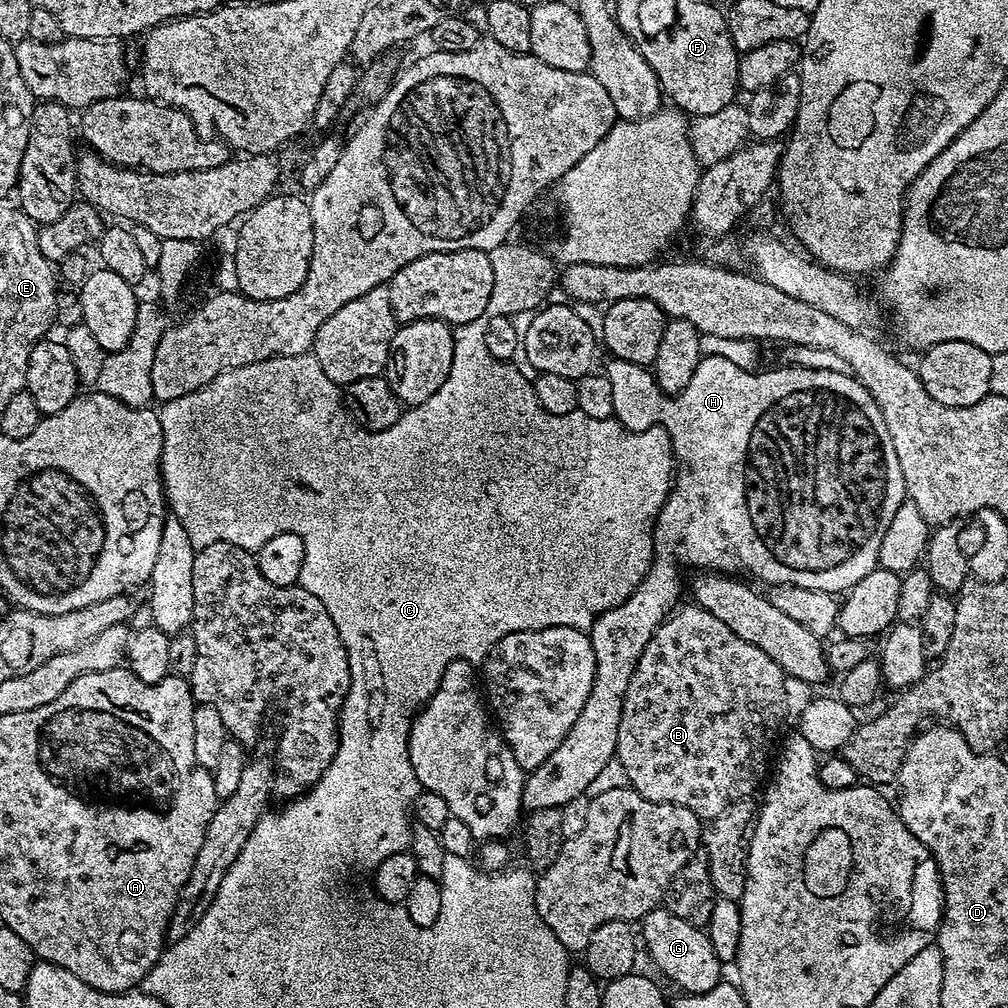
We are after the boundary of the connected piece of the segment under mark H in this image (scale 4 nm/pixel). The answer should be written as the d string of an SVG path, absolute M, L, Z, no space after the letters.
M707 354L701 355L698 366L694 370L693 376L690 378L690 383L686 385L686 390L679 392L677 396L671 398L664 395L664 392L656 384L656 378L645 365L631 364L625 360L615 358L609 359L606 374L610 378L610 387L614 393L614 410L612 411L616 423L621 424L628 432L645 432L648 428L662 427L668 432L668 442L672 450L675 463L680 463L680 473L678 471L674 476L674 483L669 487L668 496L664 500L664 505L660 508L659 514L656 516L656 523L652 530L651 541L651 559L648 566L648 573L642 578L642 582L634 590L634 594L630 594L630 598L626 598L624 604L614 606L610 610L606 610L603 614L593 622L590 629L592 645L594 646L594 662L596 669L594 670L594 686L590 686L590 698L586 698L586 706L582 706L582 714L578 714L578 722L574 722L574 726L570 726L570 734L566 734L566 738L562 738L562 742L558 746L558 750L554 750L554 754L550 754L550 758L546 758L546 762L542 762L542 766L531 769L527 773L524 782L524 793L522 794L522 805L529 813L538 811L539 808L558 808L566 802L570 802L570 798L578 798L587 793L590 782L594 782L594 777L601 772L602 766L606 766L606 762L614 759L616 754L616 743L618 742L618 722L622 716L622 702L626 698L626 686L630 686L630 678L634 674L634 670L638 666L638 658L642 654L642 650L646 650L646 646L650 642L650 638L658 630L658 626L665 618L681 603L680 600L680 564L697 564L697 569L700 570L728 570L728 567L733 564L734 567L744 567L750 575L756 580L761 580L767 586L775 586L778 584L789 584L791 588L794 586L806 586L806 590L826 590L833 594L847 593L848 589L853 588L862 578L866 578L866 574L870 574L878 567L880 559L880 547L882 546L882 538L886 534L886 530L890 526L890 522L894 522L894 514L898 514L898 506L902 506L906 502L906 493L904 491L904 479L902 478L902 466L898 466L898 454L894 454L894 442L890 442L890 430L886 430L886 422L882 418L882 410L876 405L876 400L866 390L866 386L862 386L855 376L847 371L836 372L832 368L802 368L799 366L791 366L792 368L772 368L769 372L756 372L757 370L749 370L734 366L734 362L730 362L730 358L722 358L721 356L710 356Z

